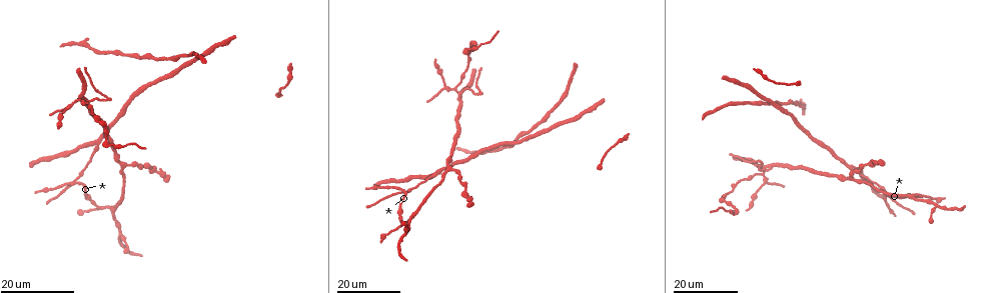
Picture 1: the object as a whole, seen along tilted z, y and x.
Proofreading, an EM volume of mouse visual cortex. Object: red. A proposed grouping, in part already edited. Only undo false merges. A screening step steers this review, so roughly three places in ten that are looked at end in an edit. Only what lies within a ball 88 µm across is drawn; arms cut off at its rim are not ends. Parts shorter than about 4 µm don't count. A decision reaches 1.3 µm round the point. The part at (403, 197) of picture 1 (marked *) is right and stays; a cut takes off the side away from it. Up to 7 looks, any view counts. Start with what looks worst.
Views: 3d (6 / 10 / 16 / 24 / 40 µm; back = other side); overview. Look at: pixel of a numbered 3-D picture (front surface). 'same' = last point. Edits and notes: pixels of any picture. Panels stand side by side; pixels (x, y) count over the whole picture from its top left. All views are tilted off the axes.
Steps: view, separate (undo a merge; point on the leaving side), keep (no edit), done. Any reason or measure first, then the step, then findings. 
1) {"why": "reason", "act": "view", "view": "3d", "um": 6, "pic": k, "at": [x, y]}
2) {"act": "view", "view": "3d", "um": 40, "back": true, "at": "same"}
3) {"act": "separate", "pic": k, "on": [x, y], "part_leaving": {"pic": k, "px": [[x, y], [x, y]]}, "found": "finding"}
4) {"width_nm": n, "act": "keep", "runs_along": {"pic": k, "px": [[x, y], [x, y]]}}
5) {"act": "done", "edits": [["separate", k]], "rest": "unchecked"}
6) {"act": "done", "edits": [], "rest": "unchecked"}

{"why": "three arms meet", "act": "view", "view": "3d", "um": 16, "pic": 1, "at": [764, 185]}

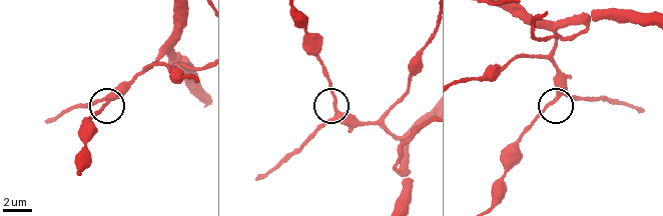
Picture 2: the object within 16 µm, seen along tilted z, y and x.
{"act": "view", "view": "3d", "um": 10, "pic": 2, "at": [555, 96]}

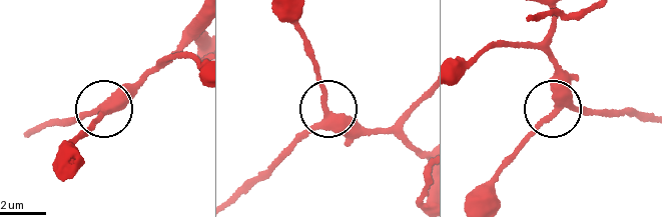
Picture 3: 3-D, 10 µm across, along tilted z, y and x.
{"act": "keep", "runs_along": {"pic": 3, "px": [[557, 19], [551, 42], [558, 104], [581, 114], [601, 112]]}, "found": "continuous, no second cell"}

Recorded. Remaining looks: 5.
{"why": "arms part here", "act": "view", "view": "3d", "um": 24, "pic": 1, "at": [75, 179]}

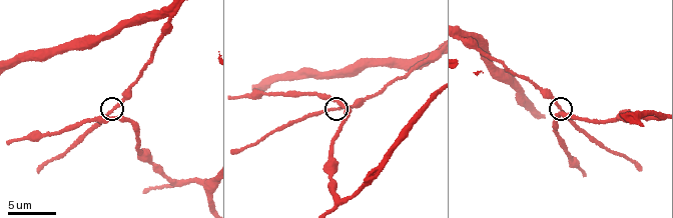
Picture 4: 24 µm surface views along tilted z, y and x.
{"act": "view", "view": "3d", "um": 10, "pic": 4, "at": [109, 111]}

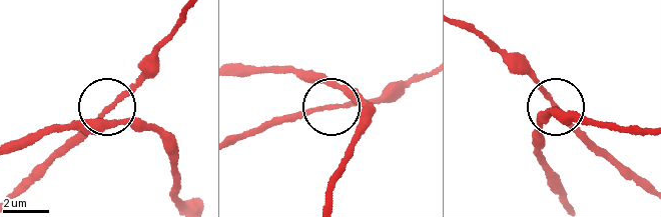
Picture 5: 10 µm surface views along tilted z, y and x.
{"width_nm": 150, "act": "keep", "runs_along": {"pic": 5, "px": [[172, 164], [158, 136], [122, 122], [108, 105], [71, 149]]}, "found": "one cell here"}

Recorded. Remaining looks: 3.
{"why": "branch point", "act": "view", "view": "3d", "um": 16, "pic": 1, "at": [460, 98]}

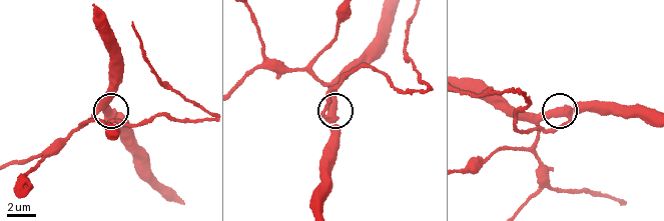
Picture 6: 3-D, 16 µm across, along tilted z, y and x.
{"act": "view", "view": "3d", "um": 6, "pic": 6, "at": [561, 113]}

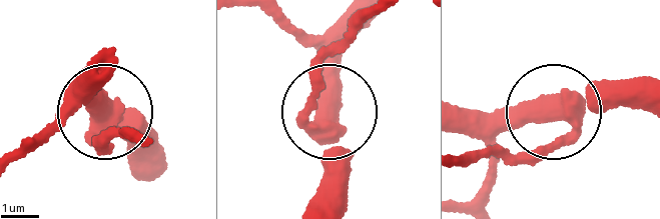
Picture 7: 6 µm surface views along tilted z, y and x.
{"act": "view", "view": "3d", "um": 6, "back": true, "pic": 7, "at": [556, 113]}

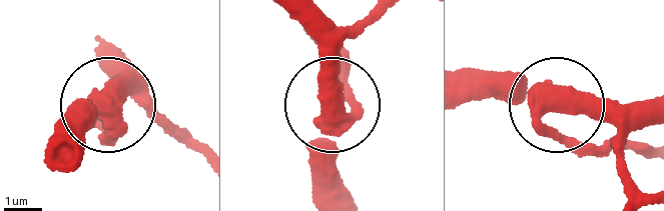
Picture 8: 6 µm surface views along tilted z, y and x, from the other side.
{"arms": 3, "act": "separate", "pic": 8, "on": [345, 63], "found": "a second cell is stuck on"}

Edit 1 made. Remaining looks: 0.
{"act": "done", "edits": [["separate", 8]], "rest": "unchecked"}

